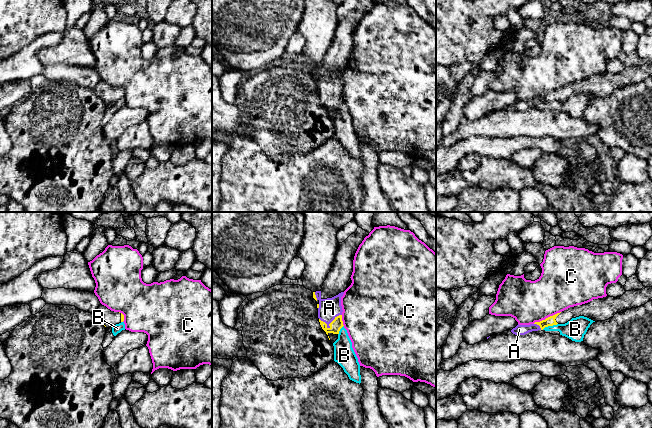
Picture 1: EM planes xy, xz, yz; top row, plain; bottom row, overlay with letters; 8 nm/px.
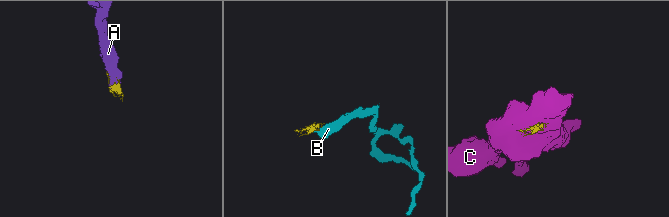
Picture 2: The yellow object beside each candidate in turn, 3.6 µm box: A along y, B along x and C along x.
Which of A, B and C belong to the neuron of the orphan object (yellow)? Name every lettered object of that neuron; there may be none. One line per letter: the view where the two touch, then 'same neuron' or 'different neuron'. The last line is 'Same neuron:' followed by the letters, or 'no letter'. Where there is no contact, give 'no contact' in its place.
A: xz | same neuron
B: yz | different neuron
C: yz | different neuron
Same neuron: A

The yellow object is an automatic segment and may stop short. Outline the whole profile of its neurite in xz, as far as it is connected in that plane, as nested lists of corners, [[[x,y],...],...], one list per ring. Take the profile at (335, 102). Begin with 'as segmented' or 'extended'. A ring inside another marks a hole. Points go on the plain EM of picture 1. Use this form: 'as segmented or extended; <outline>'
extended; [[[321,67],[313,68],[313,74],[319,77],[317,84],[320,101],[332,120],[338,115],[339,107],[344,102],[341,82],[343,70],[344,68],[341,68],[332,74],[322,75]]]

